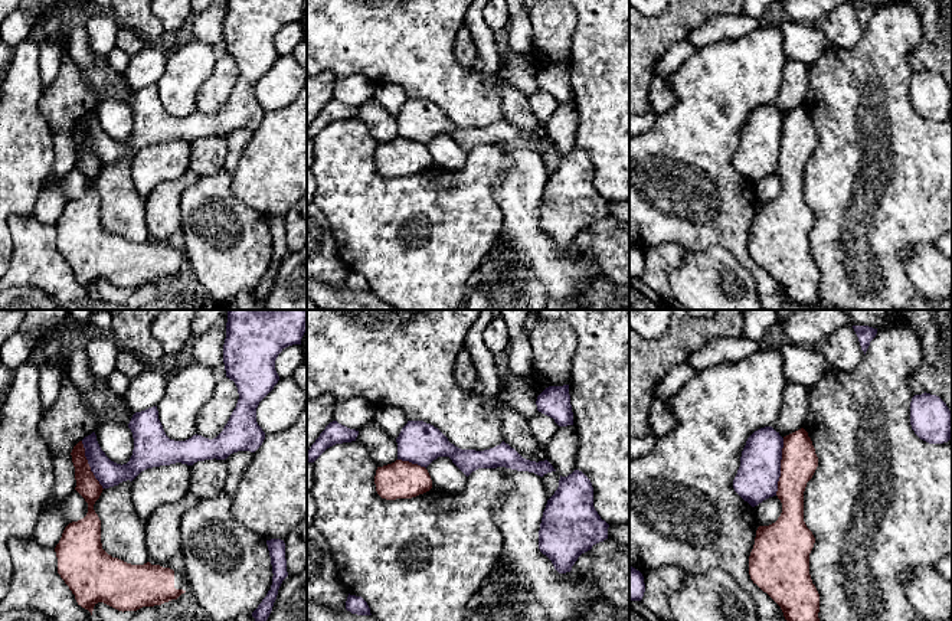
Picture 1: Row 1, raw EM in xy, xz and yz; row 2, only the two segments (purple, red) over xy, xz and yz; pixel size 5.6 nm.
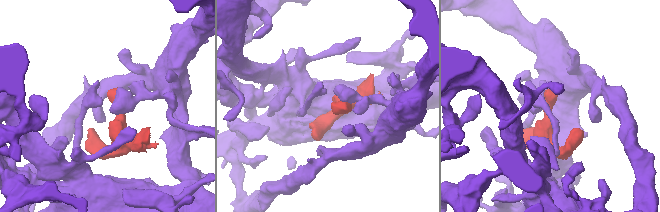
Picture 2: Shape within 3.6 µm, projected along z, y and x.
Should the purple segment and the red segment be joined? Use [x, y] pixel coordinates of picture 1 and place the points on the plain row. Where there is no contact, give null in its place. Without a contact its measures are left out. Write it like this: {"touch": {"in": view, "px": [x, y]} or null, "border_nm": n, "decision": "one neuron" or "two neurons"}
{"touch": {"in": "yz", "px": [779, 144]}, "border_nm": 320, "decision": "two neurons"}

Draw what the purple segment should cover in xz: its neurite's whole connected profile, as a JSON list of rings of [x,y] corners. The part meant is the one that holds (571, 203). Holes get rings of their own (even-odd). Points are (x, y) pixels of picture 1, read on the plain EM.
[[[579,147],[559,157],[559,164],[547,177],[539,207],[539,226],[546,232],[559,251],[572,248],[578,235],[593,222],[608,216],[609,202],[601,196],[593,184],[593,164]]]

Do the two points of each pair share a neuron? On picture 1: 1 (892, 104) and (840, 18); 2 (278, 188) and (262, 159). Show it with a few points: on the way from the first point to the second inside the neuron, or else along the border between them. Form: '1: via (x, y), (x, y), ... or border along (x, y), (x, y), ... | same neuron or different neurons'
1: border along (864, 32), (849, 49), (830, 46) | different neurons
2: via (274, 180), (274, 170), (270, 166) | same neuron

